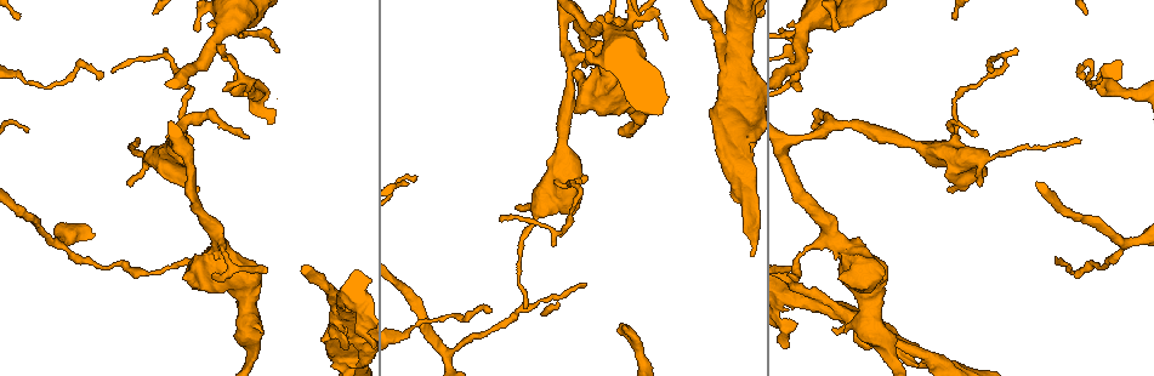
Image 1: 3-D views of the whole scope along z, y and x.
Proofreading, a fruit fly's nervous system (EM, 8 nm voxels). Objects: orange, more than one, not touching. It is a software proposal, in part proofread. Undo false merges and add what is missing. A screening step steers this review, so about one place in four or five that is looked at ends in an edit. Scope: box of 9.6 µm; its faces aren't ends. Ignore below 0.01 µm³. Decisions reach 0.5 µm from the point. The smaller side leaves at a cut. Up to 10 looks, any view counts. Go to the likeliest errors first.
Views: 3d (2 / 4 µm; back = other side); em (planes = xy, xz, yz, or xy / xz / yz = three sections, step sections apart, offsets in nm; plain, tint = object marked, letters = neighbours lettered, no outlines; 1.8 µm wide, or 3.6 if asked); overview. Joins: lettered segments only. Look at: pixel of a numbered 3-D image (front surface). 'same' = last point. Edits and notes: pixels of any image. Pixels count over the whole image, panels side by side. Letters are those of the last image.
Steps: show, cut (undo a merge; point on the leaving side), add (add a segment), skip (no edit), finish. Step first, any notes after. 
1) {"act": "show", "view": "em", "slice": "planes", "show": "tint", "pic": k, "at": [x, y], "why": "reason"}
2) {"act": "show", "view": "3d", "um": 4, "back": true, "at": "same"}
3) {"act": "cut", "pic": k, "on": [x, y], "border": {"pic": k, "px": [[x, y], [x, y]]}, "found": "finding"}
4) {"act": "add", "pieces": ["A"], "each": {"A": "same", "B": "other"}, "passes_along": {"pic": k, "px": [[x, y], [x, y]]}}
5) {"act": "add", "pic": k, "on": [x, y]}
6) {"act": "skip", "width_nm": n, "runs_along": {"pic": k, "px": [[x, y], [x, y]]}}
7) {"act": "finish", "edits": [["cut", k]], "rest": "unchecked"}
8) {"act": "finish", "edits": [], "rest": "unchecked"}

{"act": "show", "view": "3d", "um": 4, "pic": 1, "at": [216, 239], "why": "two arms in line, one across"}

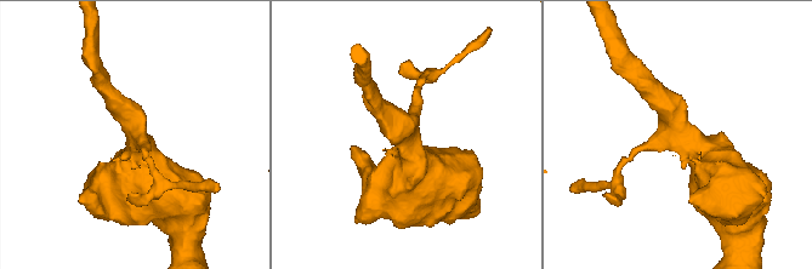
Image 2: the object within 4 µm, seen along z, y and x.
{"act": "show", "view": "em", "um": 3.6, "slice": "planes", "show": "letters", "pic": 2, "at": [131, 136], "arms": 3}

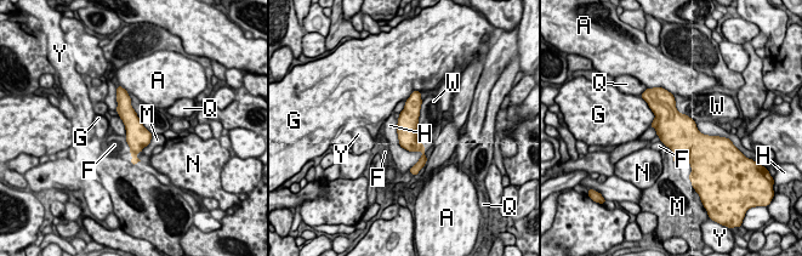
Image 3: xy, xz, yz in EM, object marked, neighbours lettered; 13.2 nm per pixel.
{"act": "skip", "width_nm": 280, "each": {"A": "other", "F": "other", "G": "other", "H": "other", "M": "other", "N": "other", "Q": "other", "W": "other", "Y": "other"}, "border": {"pic": 3, "px": [[397, 119], [421, 153], [410, 169]]}, "found": "one cell here"}

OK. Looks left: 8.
{"act": "show", "view": "em", "um": 3.6, "slice": "xz", "step": 16, "show": "letters", "pic": 1, "at": [621, 335], "why": "branch stops here"}

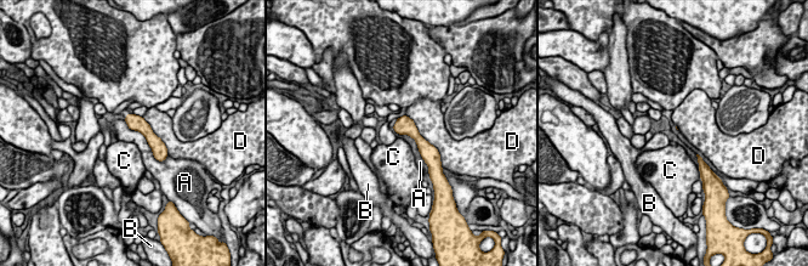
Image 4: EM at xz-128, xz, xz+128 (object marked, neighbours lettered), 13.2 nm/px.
{"act": "skip", "each": {"A": "other", "B": "other", "C": "other", "D": "other"}, "runs_along": {"pic": 4, "px": [[130, 117], [157, 145], [157, 154]]}, "found": "none of them fits"}

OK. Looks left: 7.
{"act": "show", "view": "em", "um": 3.6, "slice": "planes", "show": "tint", "pic": 1, "at": [952, 142], "why": "sharp bend"}

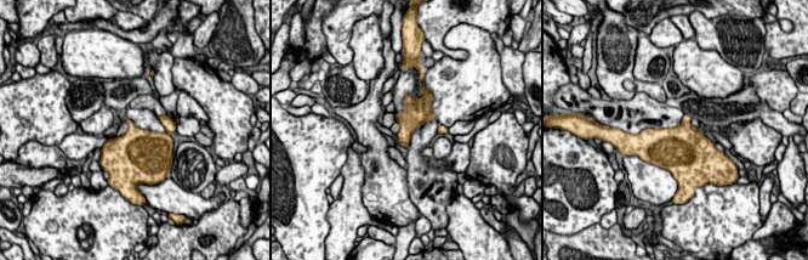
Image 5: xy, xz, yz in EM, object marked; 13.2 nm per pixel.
{"act": "show", "view": "em", "um": 3.6, "slice": "planes", "show": "letters", "at": "same", "why": "see the neighbours"}

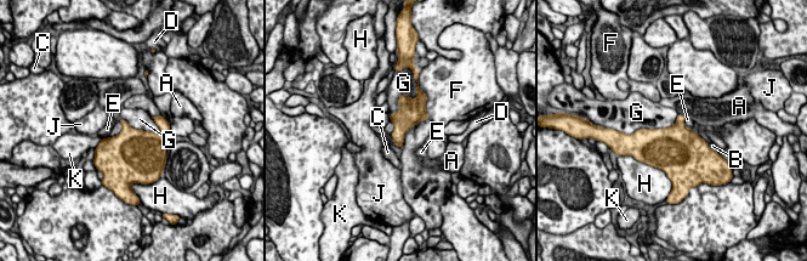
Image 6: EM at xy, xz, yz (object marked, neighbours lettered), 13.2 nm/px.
{"act": "skip", "width_nm": 300, "each": {"A": "other", "B": "other", "C": "other", "D": "other", "E": "other", "F": "other", "G": "other", "H": "other", "J": "other", "K": "other"}, "found": "continuous, no second cell"}

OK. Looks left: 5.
{"act": "show", "view": "em", "slice": "planes", "show": "letters", "pic": 1, "at": [1056, 260], "why": "an open end"}

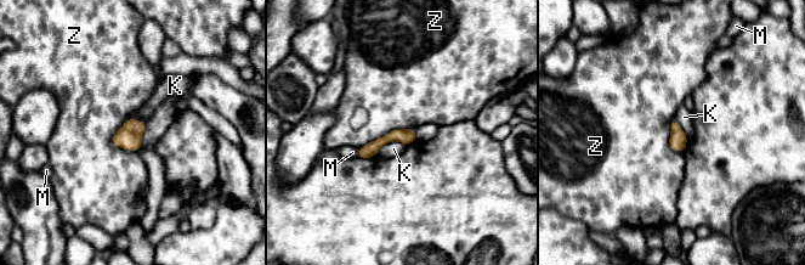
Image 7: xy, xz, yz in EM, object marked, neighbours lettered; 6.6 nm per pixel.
{"act": "skip", "width_nm": 100, "each": {"K": "other", "M": "other", "Z": "other"}, "runs_along": {"pic": 7, "px": [[412, 131], [392, 135], [362, 154]]}, "found": "none of them fits"}

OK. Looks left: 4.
{"act": "finish", "edits": [], "rest": "unchecked"}

